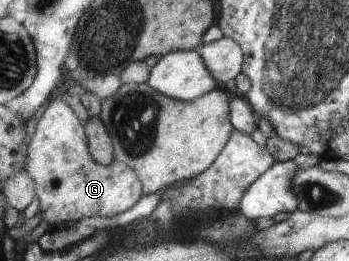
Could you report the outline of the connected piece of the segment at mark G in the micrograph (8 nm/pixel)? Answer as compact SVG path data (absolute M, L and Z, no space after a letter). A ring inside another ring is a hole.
M55 100L47 106L39 119L37 130L30 147L30 163L27 171L37 180L38 197L42 201L44 219L53 228L62 223L74 223L85 217L115 217L125 211L133 211L133 207L143 199L144 183L138 171L126 163L115 161L105 165L94 159L90 150L90 137L85 122L75 109L62 100Z

